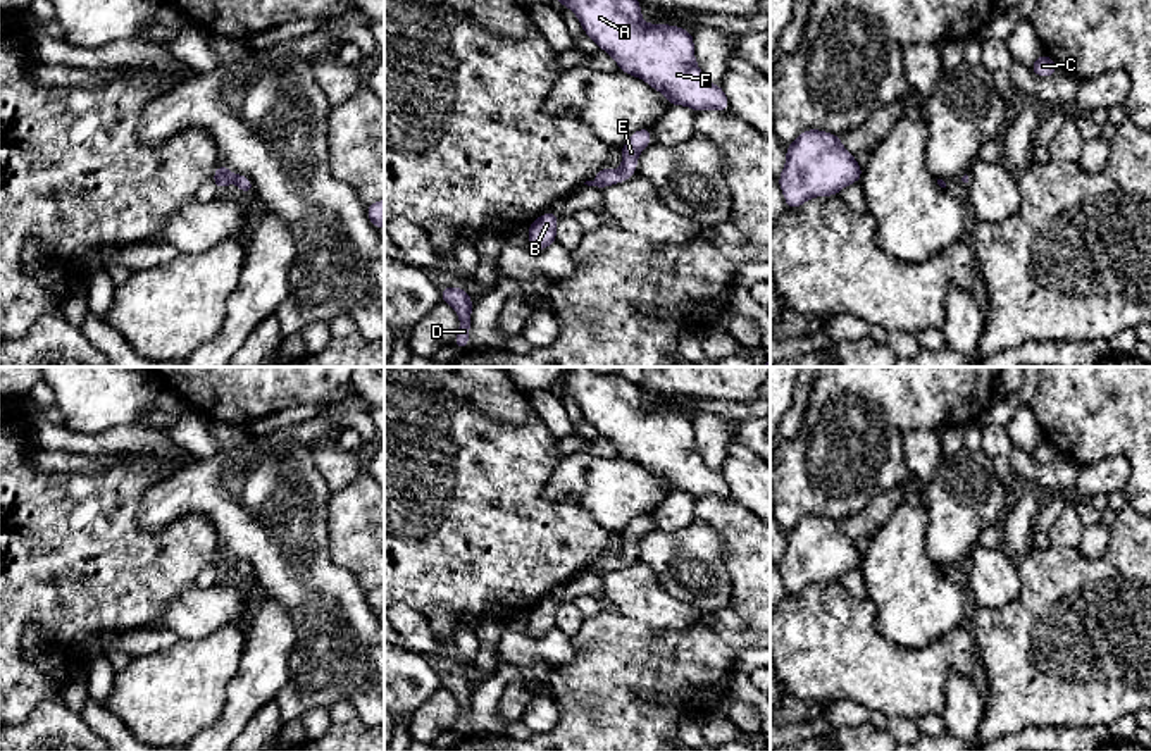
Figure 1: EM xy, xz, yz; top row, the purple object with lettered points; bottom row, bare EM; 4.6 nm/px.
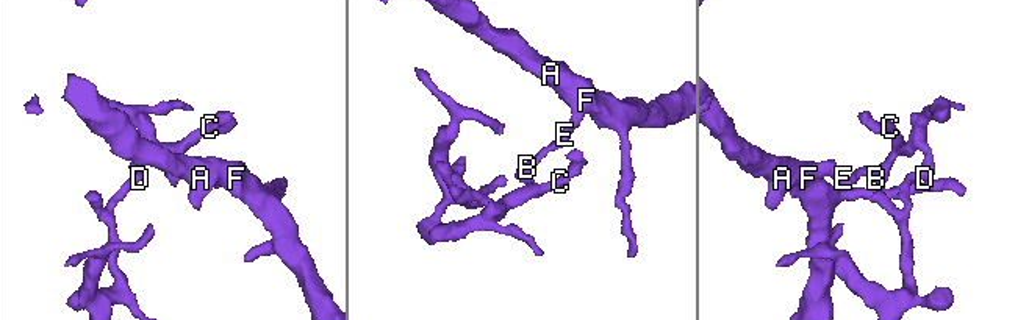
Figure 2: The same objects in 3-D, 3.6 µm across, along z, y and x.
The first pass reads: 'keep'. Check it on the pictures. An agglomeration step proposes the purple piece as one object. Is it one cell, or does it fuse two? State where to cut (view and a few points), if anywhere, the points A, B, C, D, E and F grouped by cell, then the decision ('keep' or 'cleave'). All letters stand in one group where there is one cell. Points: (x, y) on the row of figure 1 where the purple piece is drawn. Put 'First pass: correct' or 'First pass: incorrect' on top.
First pass: correct
no cut | A B C D E F | keep

